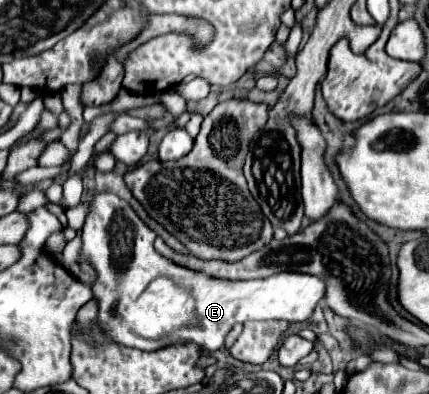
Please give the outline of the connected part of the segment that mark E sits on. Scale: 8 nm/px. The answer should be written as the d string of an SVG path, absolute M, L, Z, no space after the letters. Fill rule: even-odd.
M102 192L92 200L86 224L80 234L82 248L78 260L90 262L96 270L92 300L98 304L98 316L96 324L90 328L80 328L74 322L72 336L80 336L86 344L116 342L140 350L158 350L168 344L194 342L202 352L214 352L224 346L224 338L236 322L304 322L312 316L316 304L324 298L324 282L310 274L278 272L262 280L232 282L188 270L160 256L152 248L152 234L154 232L138 218L132 206L116 194ZM160 276L168 276L176 286L150 286L150 282ZM134 336L140 338L140 344L132 344ZM162 338L172 340L154 344Z

